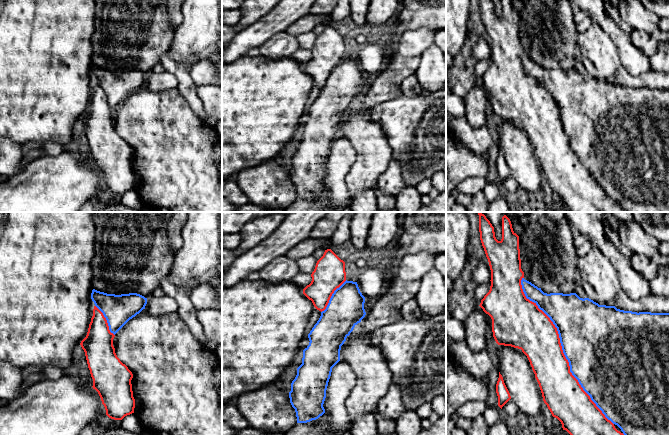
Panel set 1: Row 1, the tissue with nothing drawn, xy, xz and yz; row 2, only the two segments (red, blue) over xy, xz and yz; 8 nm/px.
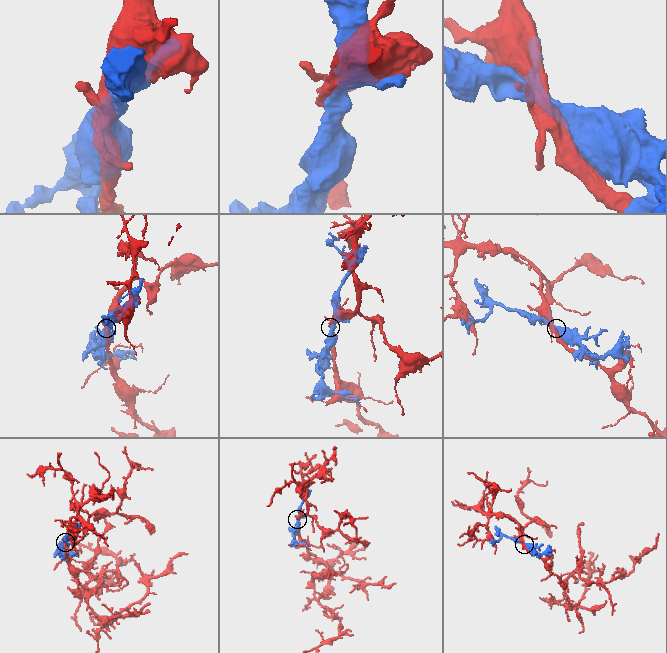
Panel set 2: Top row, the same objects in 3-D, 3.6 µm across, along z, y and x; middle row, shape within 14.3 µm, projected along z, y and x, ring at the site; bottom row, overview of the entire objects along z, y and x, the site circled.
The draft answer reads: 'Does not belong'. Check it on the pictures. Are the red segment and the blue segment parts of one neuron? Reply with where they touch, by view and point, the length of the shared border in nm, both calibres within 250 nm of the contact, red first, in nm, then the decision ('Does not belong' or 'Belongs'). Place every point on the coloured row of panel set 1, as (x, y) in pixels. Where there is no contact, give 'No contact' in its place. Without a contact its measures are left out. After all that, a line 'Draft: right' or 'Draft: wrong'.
Touches red at yz (562, 350). Shared border 1400 nm. Thickness 340 nm (red) against 500 nm. Does not belong
Draft: right

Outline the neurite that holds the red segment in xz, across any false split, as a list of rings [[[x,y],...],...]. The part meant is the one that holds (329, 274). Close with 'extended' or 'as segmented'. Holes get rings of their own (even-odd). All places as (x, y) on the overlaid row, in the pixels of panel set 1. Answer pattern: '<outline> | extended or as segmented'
[[[327,249],[317,261],[311,277],[312,281],[303,289],[303,294],[322,312],[334,291],[346,281],[345,262]]] | as segmented

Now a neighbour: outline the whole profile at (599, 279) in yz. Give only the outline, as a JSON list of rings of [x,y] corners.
[[[598,247],[578,257],[577,269],[587,298],[599,305],[615,306],[621,283],[614,265]]]

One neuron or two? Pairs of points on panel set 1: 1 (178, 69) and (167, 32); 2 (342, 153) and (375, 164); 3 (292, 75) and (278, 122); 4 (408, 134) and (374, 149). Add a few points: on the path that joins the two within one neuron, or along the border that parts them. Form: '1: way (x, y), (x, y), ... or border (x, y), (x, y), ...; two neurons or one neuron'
1: border (168, 50), (159, 61); two neurons
2: border (342, 137), (355, 151), (355, 161), (346, 179); two neurons
3: way (280, 87), (278, 89), (278, 110); one neuron
4: border (375, 123), (379, 125), (387, 138), (392, 158); two neurons

